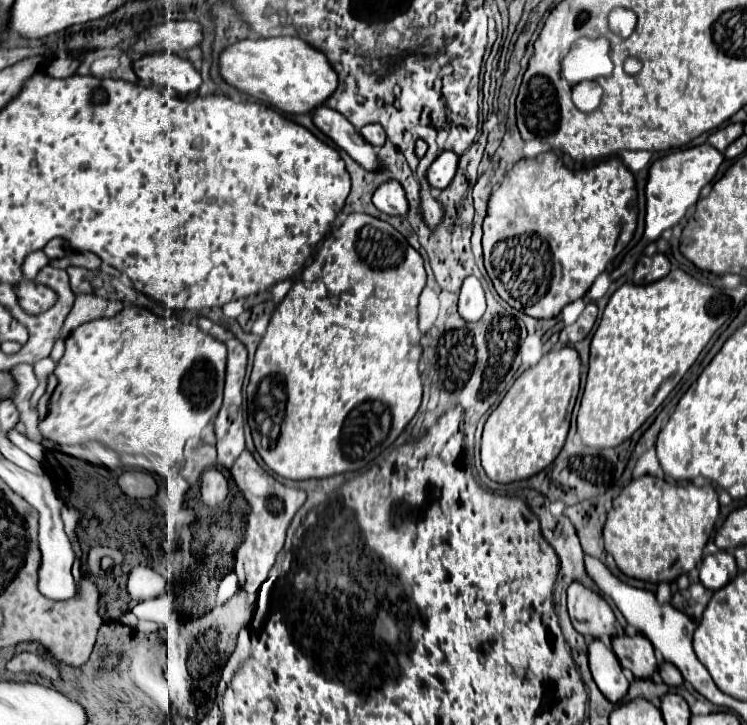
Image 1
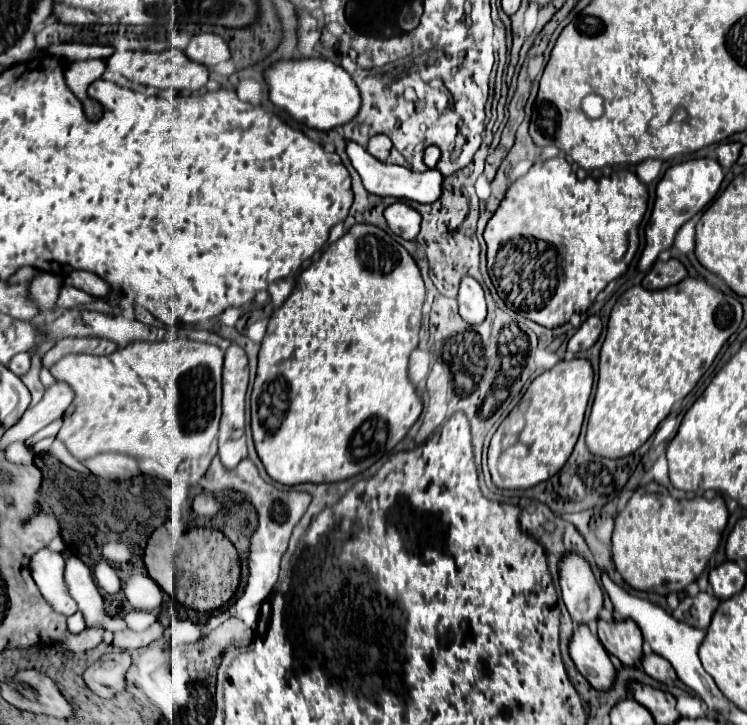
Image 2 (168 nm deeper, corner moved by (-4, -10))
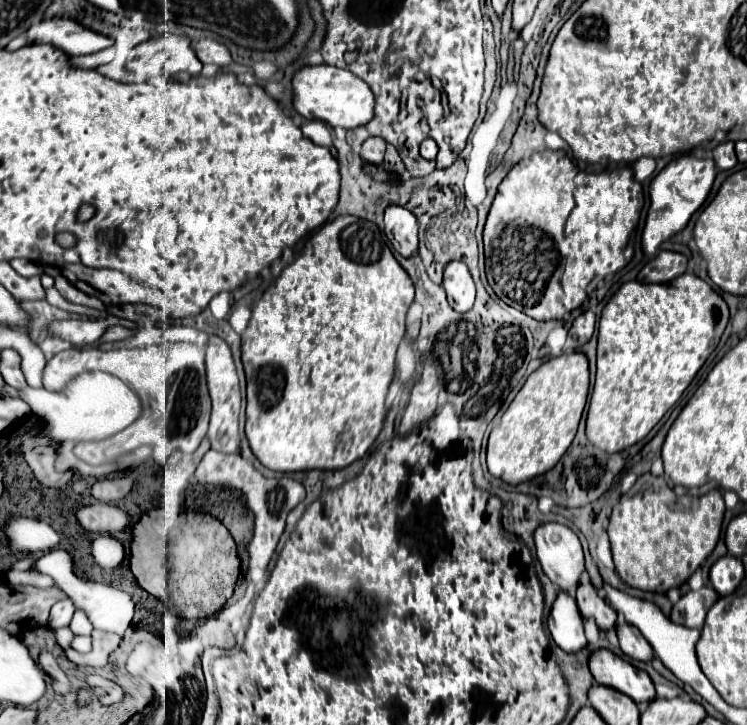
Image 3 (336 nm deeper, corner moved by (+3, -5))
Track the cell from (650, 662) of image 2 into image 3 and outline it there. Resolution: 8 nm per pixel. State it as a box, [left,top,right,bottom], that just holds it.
[617,617,653,663]

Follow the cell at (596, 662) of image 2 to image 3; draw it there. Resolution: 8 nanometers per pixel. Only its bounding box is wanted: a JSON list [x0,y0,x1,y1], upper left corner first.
[547,591,587,653]

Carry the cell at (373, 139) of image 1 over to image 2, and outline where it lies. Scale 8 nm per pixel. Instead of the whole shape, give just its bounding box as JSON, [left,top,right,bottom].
[366,134,392,162]

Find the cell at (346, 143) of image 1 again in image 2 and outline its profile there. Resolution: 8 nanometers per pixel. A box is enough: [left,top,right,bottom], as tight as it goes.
[346,142,442,204]

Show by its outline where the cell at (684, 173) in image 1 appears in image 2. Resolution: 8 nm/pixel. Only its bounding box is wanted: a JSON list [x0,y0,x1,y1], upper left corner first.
[638,158,724,270]

